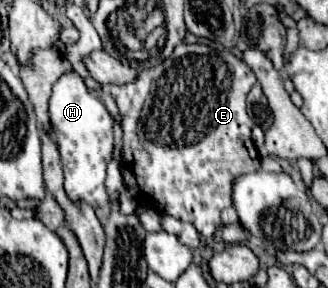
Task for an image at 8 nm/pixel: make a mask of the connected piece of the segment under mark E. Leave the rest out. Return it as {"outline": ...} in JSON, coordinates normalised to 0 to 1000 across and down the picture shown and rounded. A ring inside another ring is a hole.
{"outline":[[[552,146],[503,215],[491,215],[473,236],[436,243],[405,285],[381,292],[381,299],[369,299],[369,292],[308,292],[314,319],[326,319],[357,354],[357,375],[363,375],[363,396],[369,396],[369,451],[375,451],[369,597],[375,597],[375,625],[381,625],[381,646],[393,653],[393,667],[412,688],[436,688],[436,715],[448,715],[448,722],[466,722],[466,729],[479,729],[491,743],[515,743],[527,757],[582,771],[601,792],[601,806],[619,826],[637,833],[649,819],[649,806],[680,778],[674,771],[674,729],[698,722],[710,708],[710,618],[729,618],[735,604],[759,604],[759,597],[784,597],[790,590],[790,528],[784,528],[777,500],[765,493],[771,424],[765,424],[765,410],[747,389],[747,333],[759,326],[771,292],[777,292],[771,243],[741,208],[716,201],[698,174],[686,174],[674,188],[674,181],[649,174],[643,160],[564,153],[564,146]]]}

